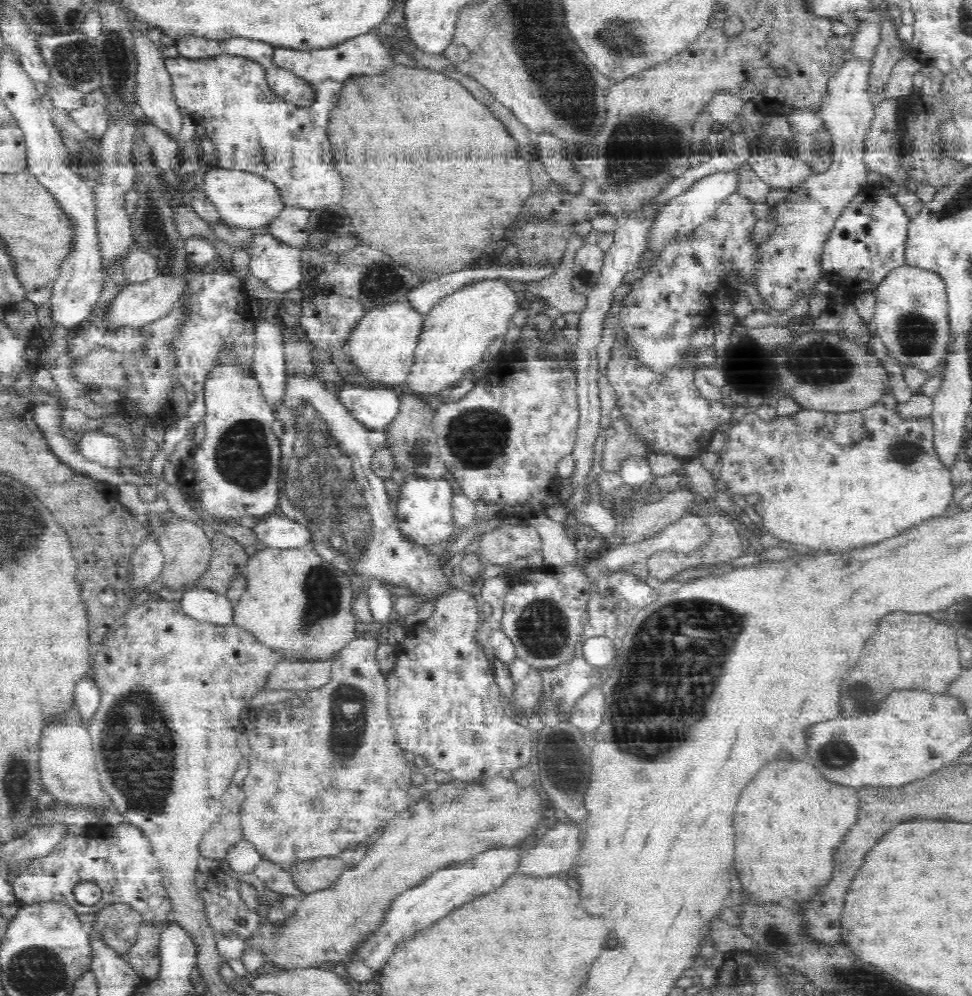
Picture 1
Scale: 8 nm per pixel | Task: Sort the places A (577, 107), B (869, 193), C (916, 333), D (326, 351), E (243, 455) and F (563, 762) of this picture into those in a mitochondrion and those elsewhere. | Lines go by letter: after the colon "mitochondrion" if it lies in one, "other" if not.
A: mitochondrion
B: other
C: mitochondrion
D: other
E: mitochondrion
F: mitochondrion

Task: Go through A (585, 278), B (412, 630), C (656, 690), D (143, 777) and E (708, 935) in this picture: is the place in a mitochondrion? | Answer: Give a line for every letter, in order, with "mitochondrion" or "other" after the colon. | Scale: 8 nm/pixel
A: mitochondrion
B: other
C: mitochondrion
D: mitochondrion
E: other

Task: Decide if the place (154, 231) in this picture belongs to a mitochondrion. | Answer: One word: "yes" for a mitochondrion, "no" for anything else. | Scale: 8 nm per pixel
yes

